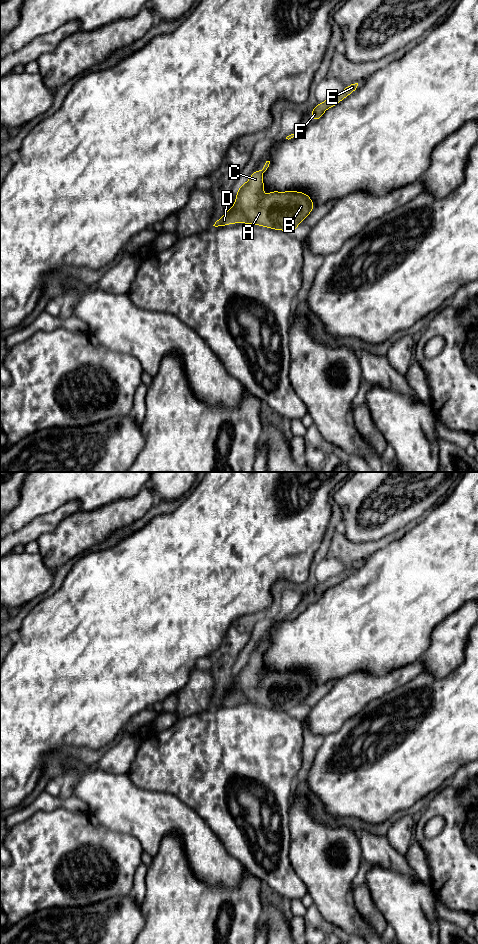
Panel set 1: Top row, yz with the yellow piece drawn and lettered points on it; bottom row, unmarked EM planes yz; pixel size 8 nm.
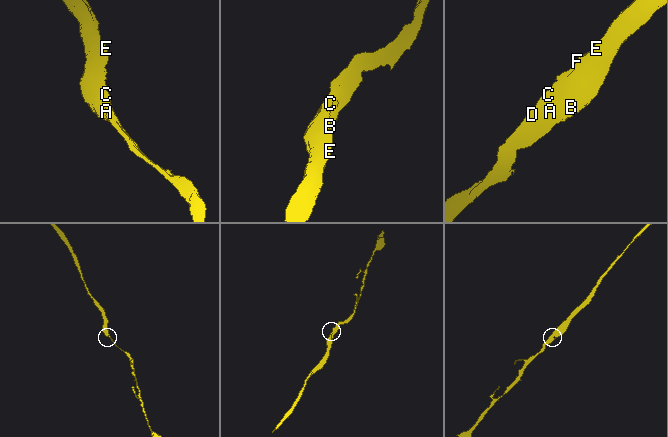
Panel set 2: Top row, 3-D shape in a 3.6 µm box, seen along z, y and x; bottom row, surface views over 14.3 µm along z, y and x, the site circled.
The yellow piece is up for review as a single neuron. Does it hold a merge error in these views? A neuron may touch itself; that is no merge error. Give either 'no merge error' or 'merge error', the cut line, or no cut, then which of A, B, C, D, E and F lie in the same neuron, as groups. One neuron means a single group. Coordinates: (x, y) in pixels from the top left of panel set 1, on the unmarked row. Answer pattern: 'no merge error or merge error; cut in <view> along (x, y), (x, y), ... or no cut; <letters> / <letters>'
no merge error; no cut; A B C D E F

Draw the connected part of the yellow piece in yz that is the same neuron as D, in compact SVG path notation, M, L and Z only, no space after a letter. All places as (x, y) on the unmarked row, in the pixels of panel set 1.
M266 641L262 650L255 650L249 660L240 665L234 685L213 706L244 703L264 706L274 710L283 710L286 713L294 713L300 702L312 692L315 686L309 675L299 671L270 671L265 677L263 675L263 653L267 650L269 644L270 641Z

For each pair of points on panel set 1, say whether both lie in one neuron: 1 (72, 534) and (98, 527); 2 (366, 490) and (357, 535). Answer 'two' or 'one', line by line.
1: one
2: one

